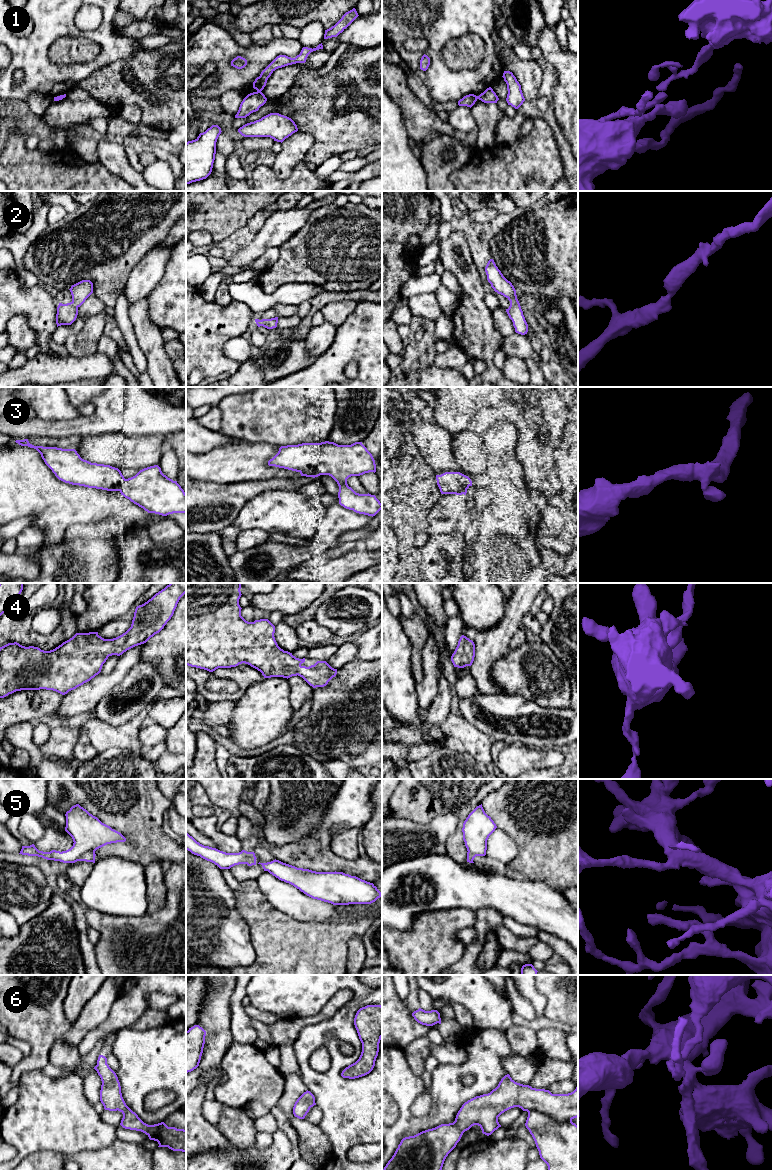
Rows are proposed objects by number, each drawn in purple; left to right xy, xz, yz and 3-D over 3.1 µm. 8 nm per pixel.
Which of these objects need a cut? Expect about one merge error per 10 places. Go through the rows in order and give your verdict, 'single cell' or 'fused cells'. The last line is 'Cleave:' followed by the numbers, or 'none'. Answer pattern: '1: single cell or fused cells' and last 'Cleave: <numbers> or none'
1: fused cells
2: single cell
3: single cell
4: single cell
5: single cell
6: single cell
Cleave: 1

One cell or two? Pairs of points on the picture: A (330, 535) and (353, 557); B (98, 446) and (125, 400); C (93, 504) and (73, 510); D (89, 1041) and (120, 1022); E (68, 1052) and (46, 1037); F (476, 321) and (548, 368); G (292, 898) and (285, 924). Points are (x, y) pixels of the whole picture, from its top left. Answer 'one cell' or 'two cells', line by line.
A: two cells
B: two cells
C: one cell
D: one cell
E: two cells
F: two cells
G: two cells

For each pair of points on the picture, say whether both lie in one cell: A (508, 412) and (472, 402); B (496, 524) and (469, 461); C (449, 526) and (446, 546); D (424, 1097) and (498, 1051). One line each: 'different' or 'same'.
A: different
B: different
C: different
D: different

